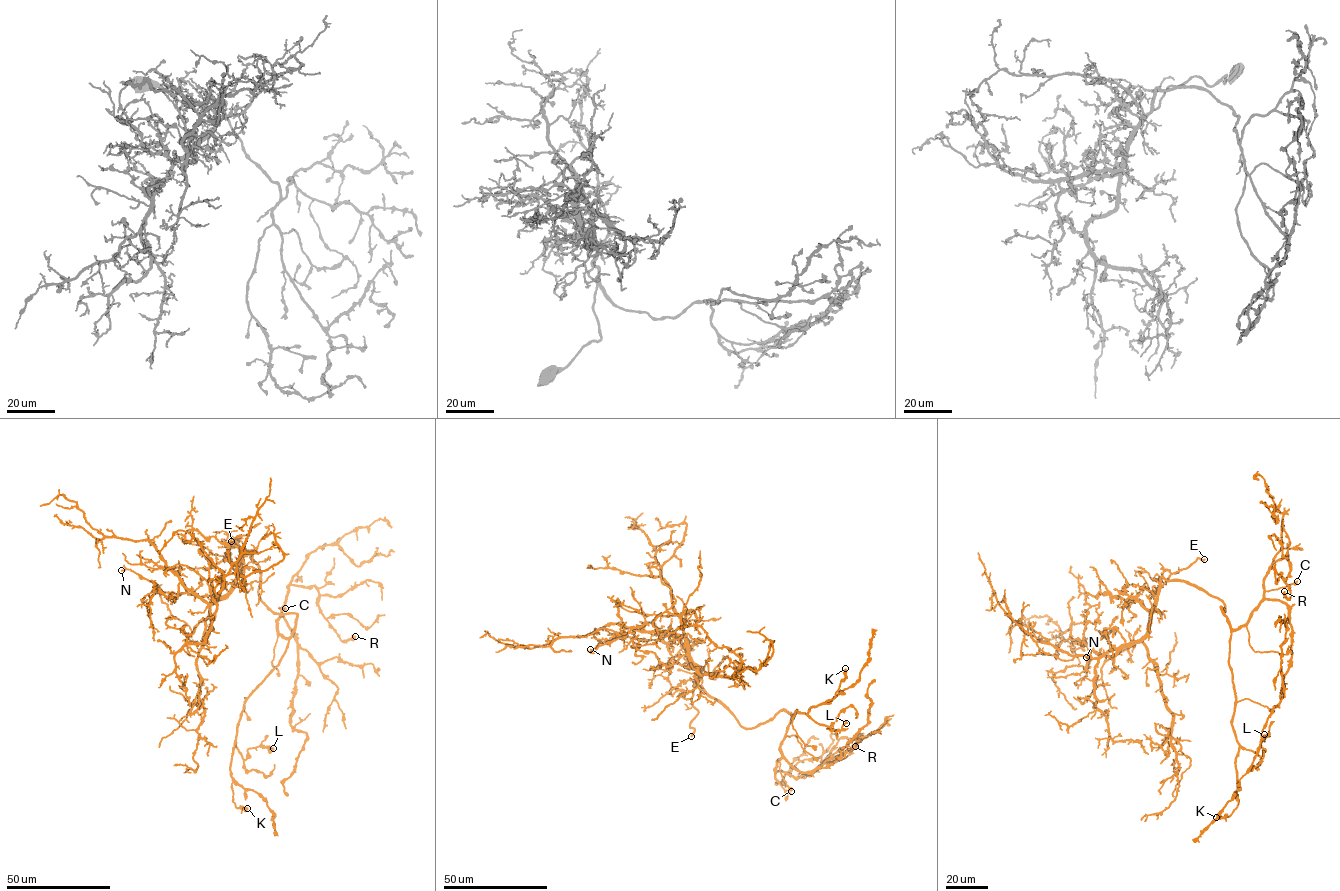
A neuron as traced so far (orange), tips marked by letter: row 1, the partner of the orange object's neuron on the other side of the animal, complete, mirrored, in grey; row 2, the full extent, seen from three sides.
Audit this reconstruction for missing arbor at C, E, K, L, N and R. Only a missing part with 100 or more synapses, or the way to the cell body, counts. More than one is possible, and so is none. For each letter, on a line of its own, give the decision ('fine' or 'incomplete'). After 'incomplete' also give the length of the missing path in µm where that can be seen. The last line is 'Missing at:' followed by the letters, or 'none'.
C: fine
E: incomplete; about 30 µm are missing
K: fine
L: fine
N: fine
R: fine
Missing at: E

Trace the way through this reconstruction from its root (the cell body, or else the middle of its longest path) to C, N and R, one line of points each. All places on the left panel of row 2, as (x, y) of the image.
C: (260, 580), (265, 605), (296, 615), (292, 634), (285, 638), (277, 622), (278, 607), (285, 608)
N: (260, 580), (246, 551), (236, 581), (211, 603), (180, 583), (177, 595), (170, 598), (151, 582), (121, 570)
R: (260, 580), (265, 605), (296, 615), (284, 638), (277, 622), (290, 585), (316, 588), (340, 639), (355, 636)

